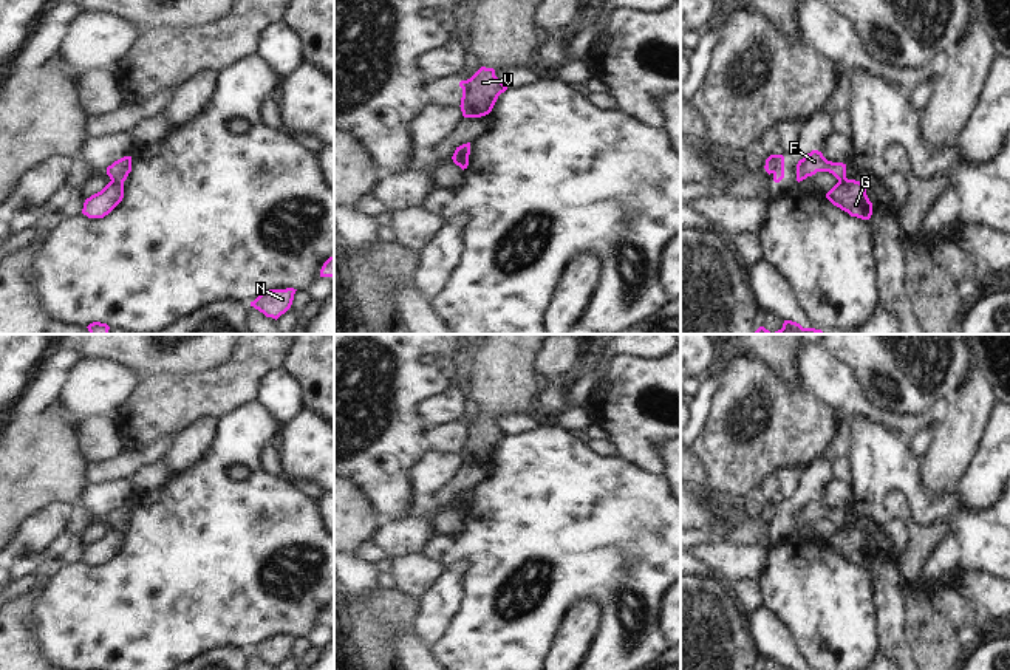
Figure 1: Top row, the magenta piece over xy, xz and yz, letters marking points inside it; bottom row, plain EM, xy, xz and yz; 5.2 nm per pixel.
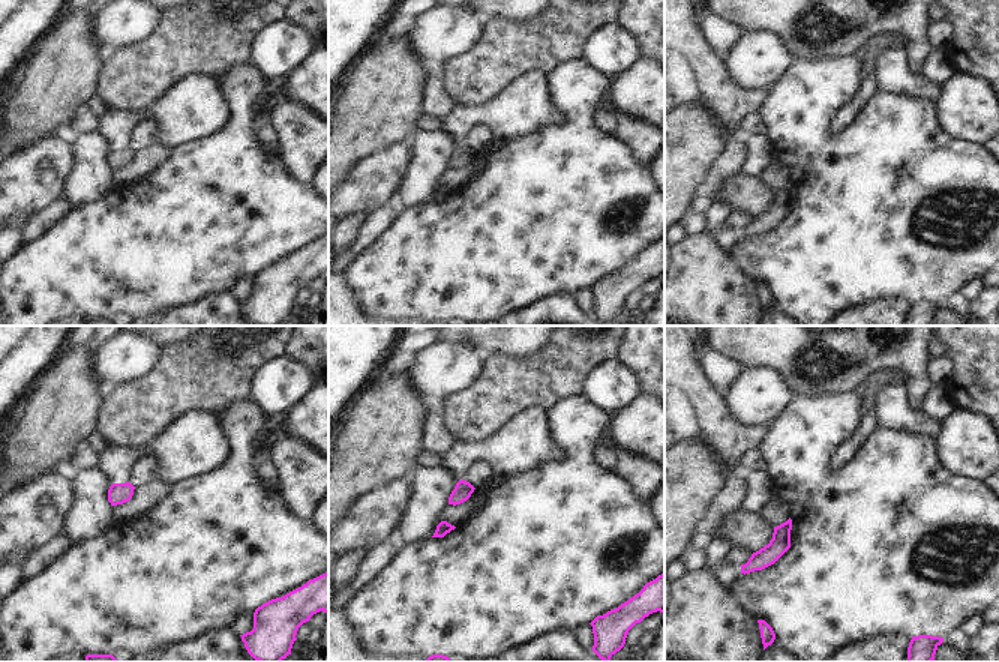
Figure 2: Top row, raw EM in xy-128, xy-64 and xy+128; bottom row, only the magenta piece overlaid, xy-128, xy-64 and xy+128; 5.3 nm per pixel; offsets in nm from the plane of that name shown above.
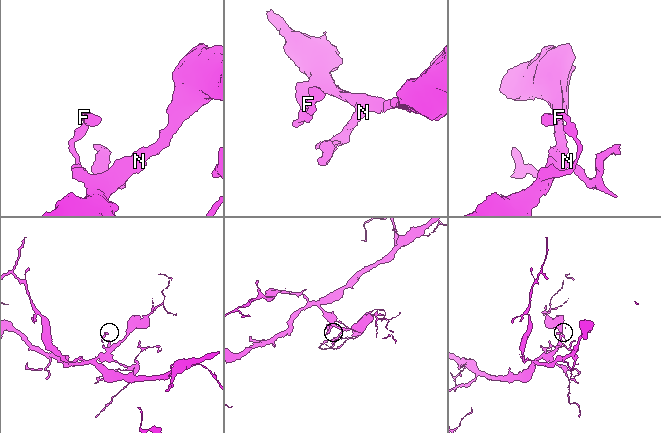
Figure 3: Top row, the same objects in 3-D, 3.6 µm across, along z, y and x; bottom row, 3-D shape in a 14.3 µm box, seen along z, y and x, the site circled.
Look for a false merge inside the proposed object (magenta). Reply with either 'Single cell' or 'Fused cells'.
Fused cells.

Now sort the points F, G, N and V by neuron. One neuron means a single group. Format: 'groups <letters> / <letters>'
groups F V / G N

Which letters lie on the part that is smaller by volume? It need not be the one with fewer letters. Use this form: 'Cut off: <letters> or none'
Cut off: F, V.

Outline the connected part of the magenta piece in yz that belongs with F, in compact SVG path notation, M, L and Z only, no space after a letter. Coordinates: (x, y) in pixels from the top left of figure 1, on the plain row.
M812 497L797 511L797 528L803 528L807 523L815 521L817 518L829 518L838 528L846 525L846 511L827 508L821 498Z

